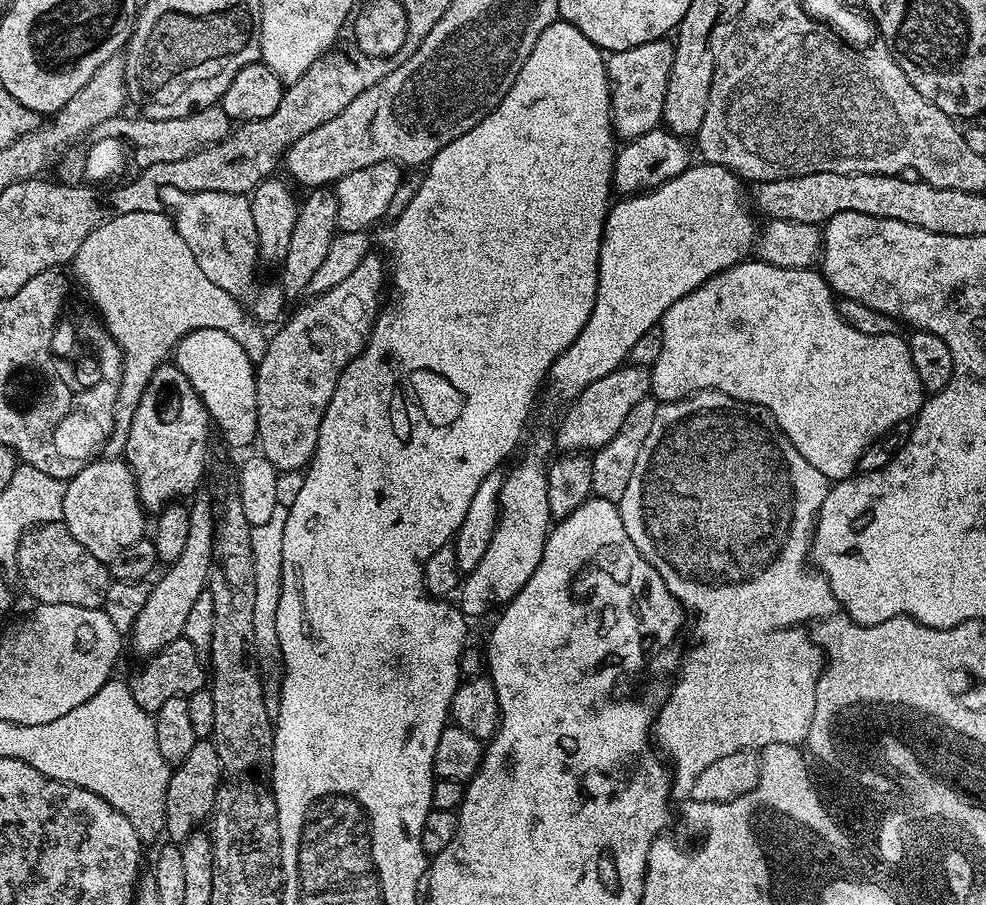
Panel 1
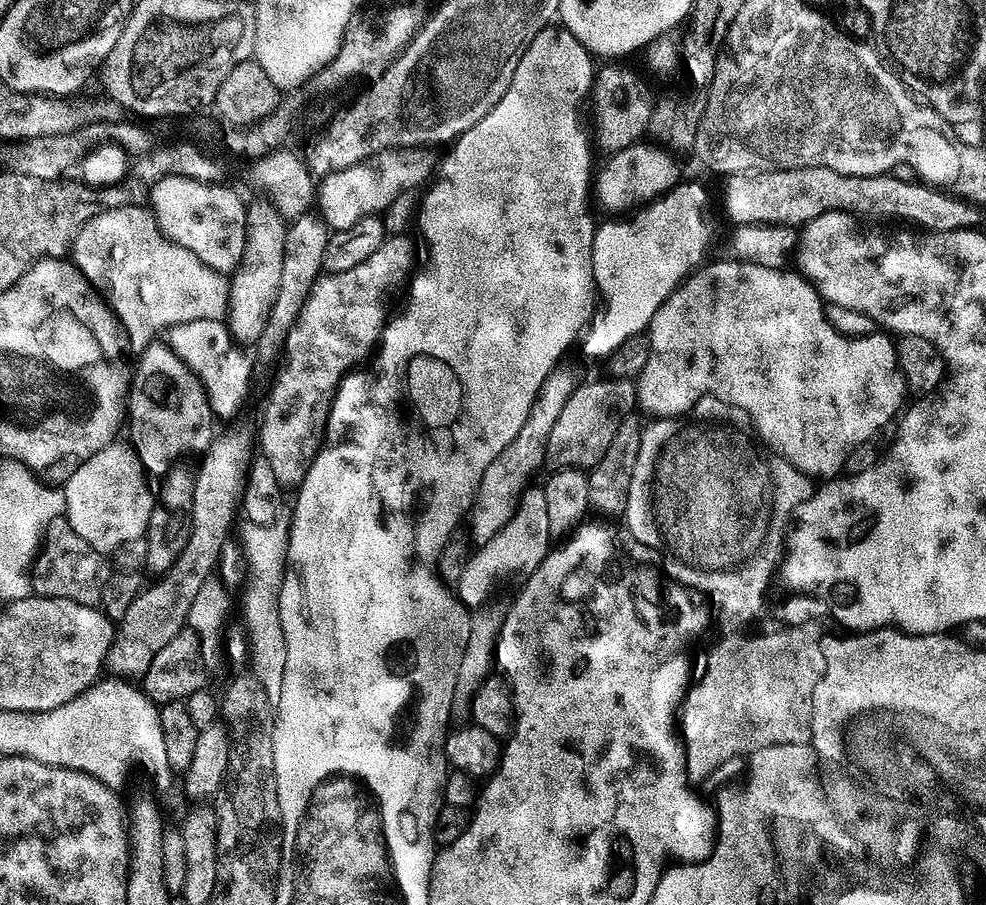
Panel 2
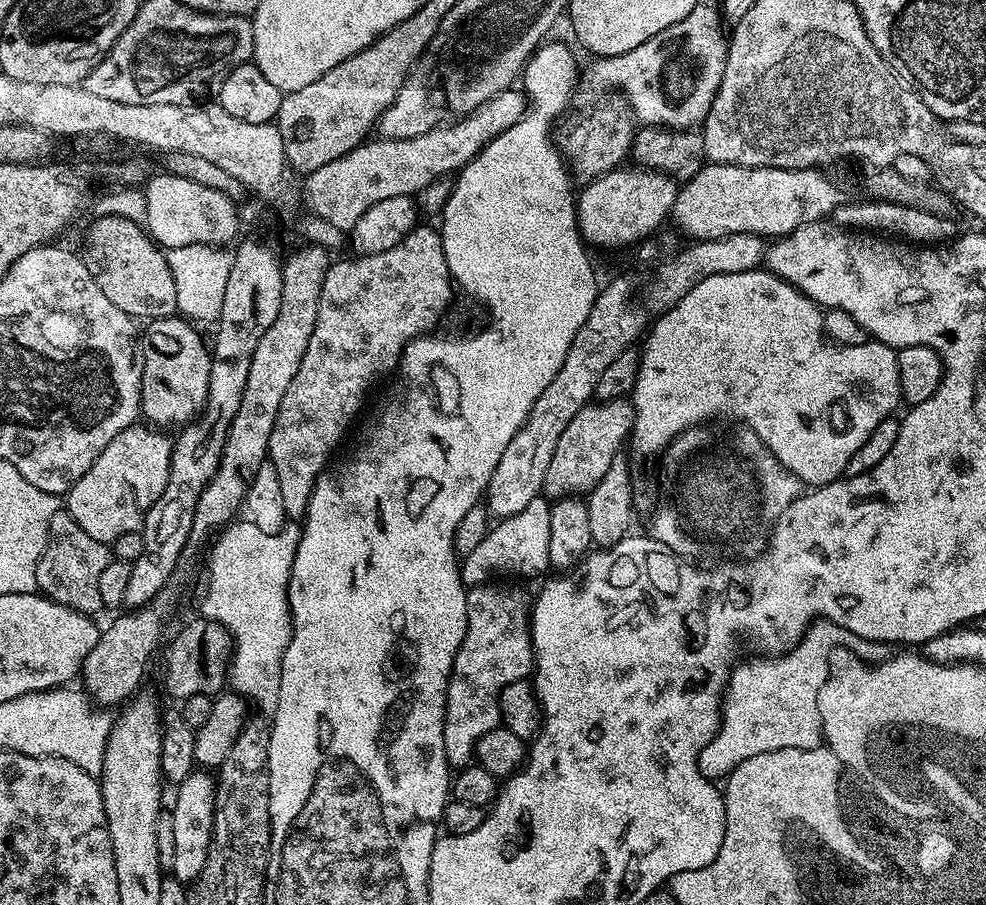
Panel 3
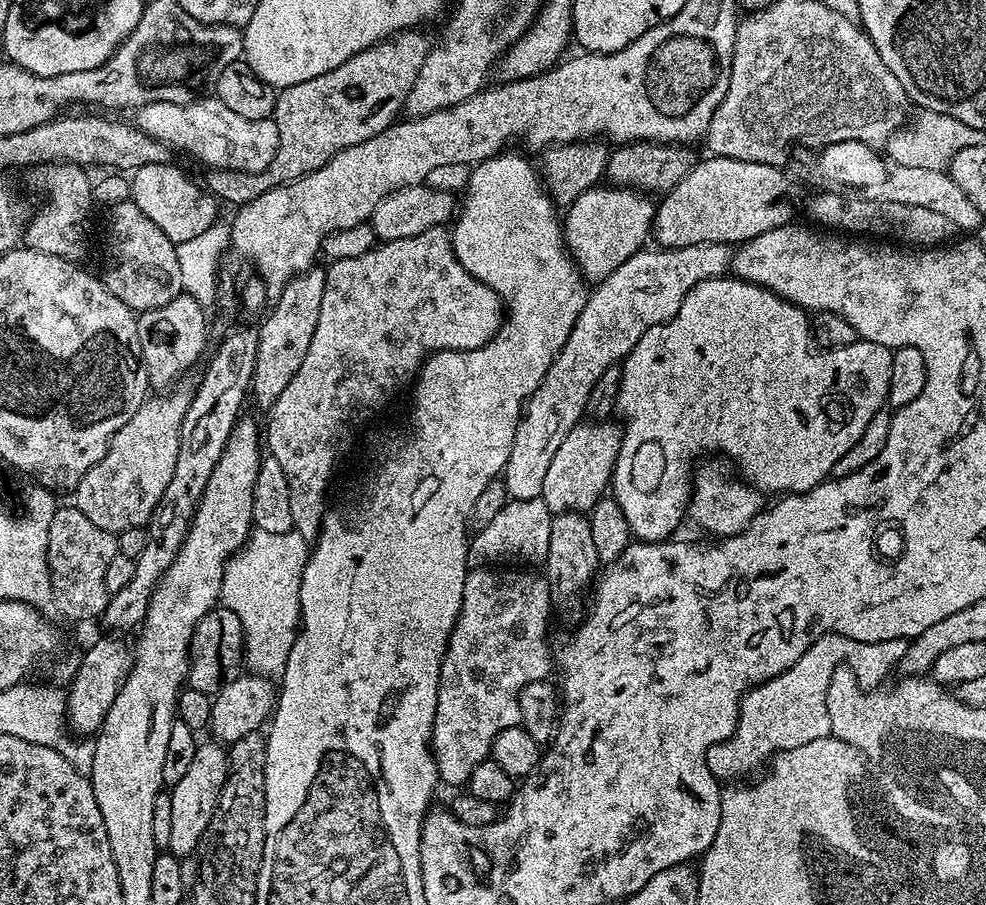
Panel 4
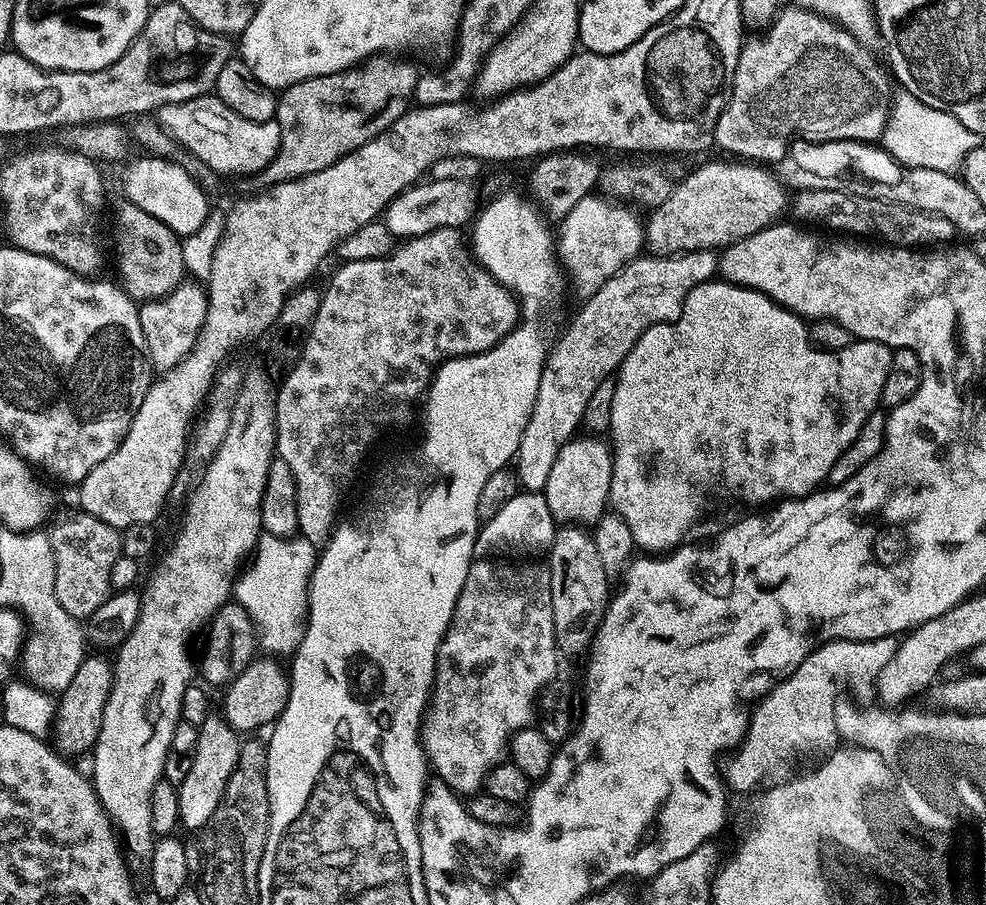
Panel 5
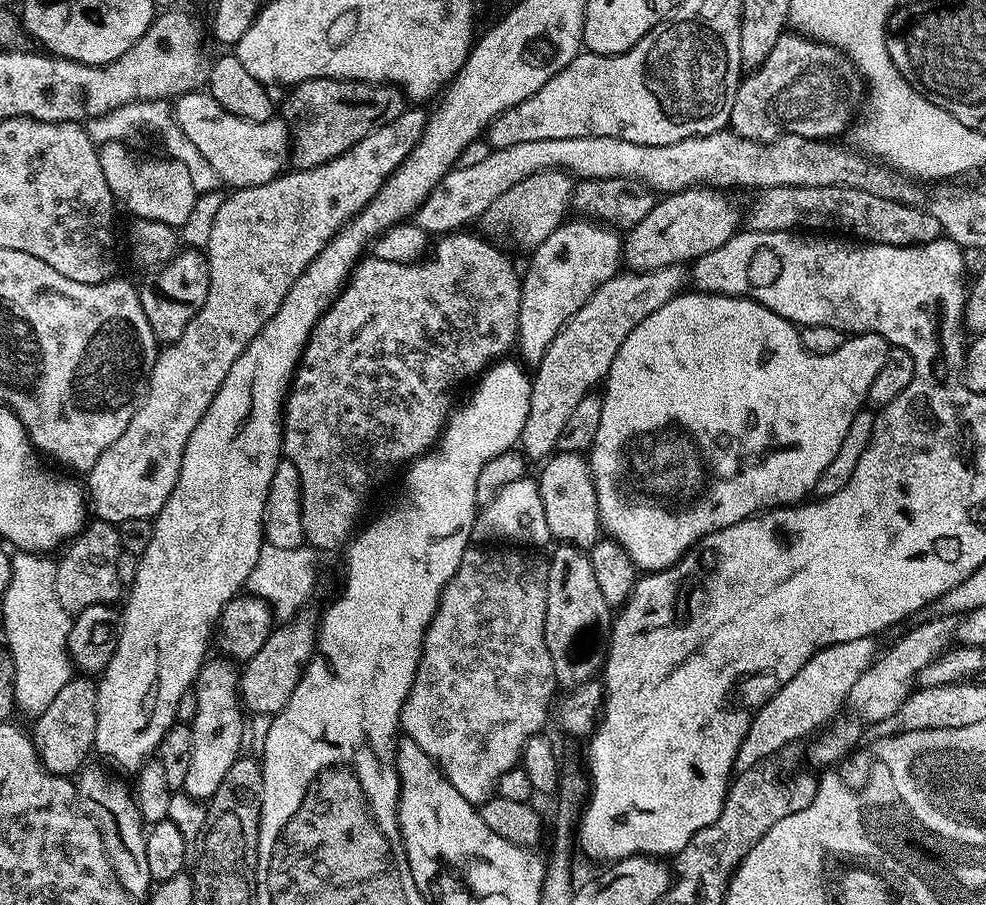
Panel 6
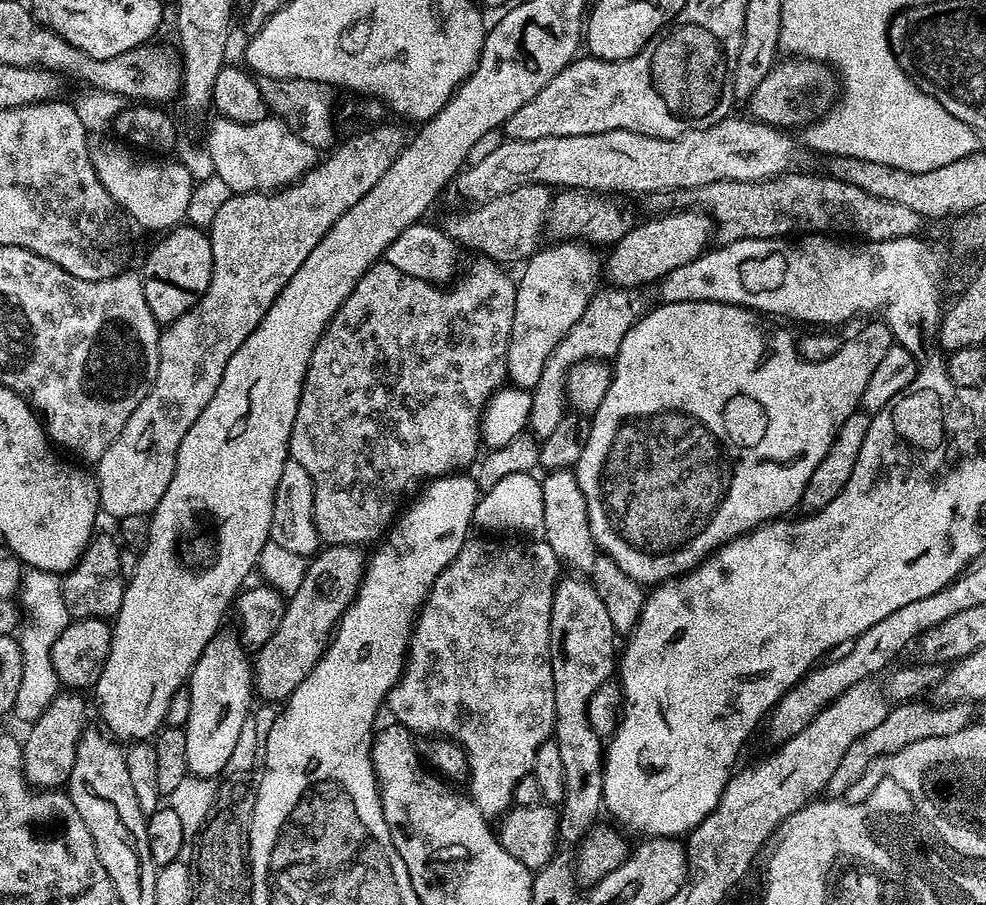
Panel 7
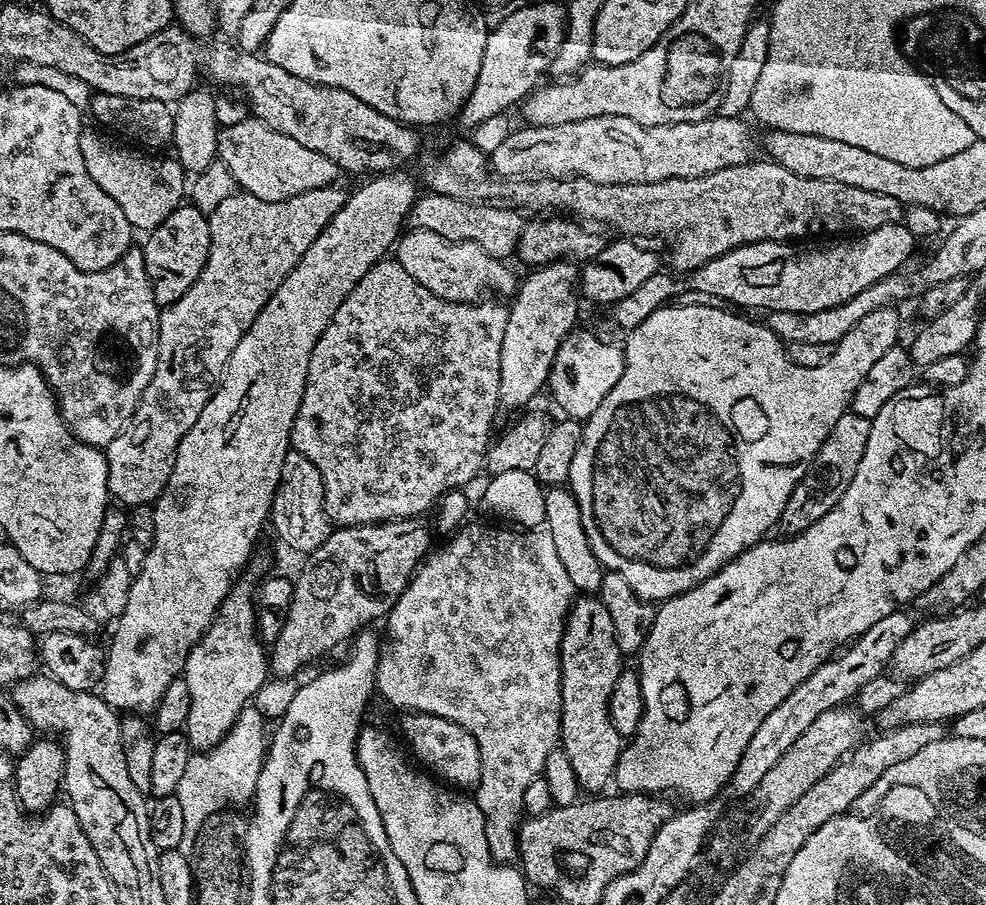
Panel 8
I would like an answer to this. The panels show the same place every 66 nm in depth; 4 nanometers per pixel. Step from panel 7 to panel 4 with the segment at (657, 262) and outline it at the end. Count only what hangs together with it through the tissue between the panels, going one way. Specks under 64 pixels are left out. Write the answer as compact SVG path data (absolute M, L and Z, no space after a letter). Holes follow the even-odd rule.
M709 155L708 160L701 159L674 186L674 190L665 192L656 204L656 218L652 221L654 240L660 248L685 248L699 244L726 244L739 246L745 240L758 238L766 230L780 228L784 224L793 223L796 204L792 201L792 188L783 176L781 169L775 164L759 164L735 160L725 156Z

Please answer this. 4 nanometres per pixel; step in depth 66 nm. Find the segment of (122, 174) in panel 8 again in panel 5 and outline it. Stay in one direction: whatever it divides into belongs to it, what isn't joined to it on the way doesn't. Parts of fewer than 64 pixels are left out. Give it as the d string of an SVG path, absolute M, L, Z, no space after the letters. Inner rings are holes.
M140 154L137 160L132 160L125 166L123 195L146 210L146 213L164 222L181 238L194 234L194 230L202 226L210 211L209 193L201 188L198 181L190 178L190 174L186 174L186 170L182 170L182 166L172 160L163 160L162 157L151 154Z

